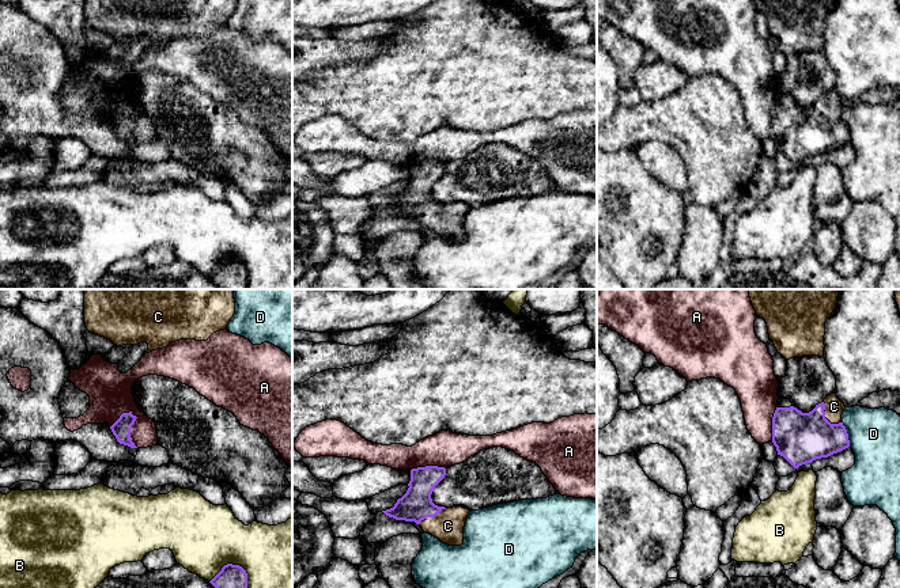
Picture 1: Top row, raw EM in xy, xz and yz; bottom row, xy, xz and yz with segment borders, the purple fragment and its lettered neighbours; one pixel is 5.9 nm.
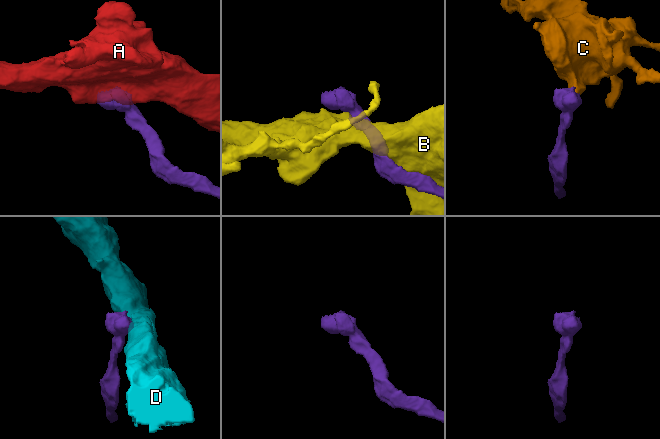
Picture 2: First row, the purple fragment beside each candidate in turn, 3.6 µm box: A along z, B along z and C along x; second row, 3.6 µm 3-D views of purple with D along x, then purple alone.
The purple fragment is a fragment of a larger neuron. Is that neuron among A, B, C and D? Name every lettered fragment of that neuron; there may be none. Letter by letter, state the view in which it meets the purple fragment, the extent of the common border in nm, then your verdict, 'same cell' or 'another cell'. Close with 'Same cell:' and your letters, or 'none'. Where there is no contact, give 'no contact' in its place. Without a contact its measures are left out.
A: meets purple in xy; contact 240 nm long; another cell
B: meets purple in xy; contact 260 nm long; another cell
C: meets purple in yz; contact 170 nm long; same cell
D: meets purple in yz; contact 160 nm long; another cell
Same cell: C

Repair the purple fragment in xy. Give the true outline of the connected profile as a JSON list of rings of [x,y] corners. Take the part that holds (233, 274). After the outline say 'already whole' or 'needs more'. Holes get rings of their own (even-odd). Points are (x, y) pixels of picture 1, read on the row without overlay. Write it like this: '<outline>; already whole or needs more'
[[[224,261],[209,278],[222,289],[250,289],[247,269],[239,261]]]; already whole

